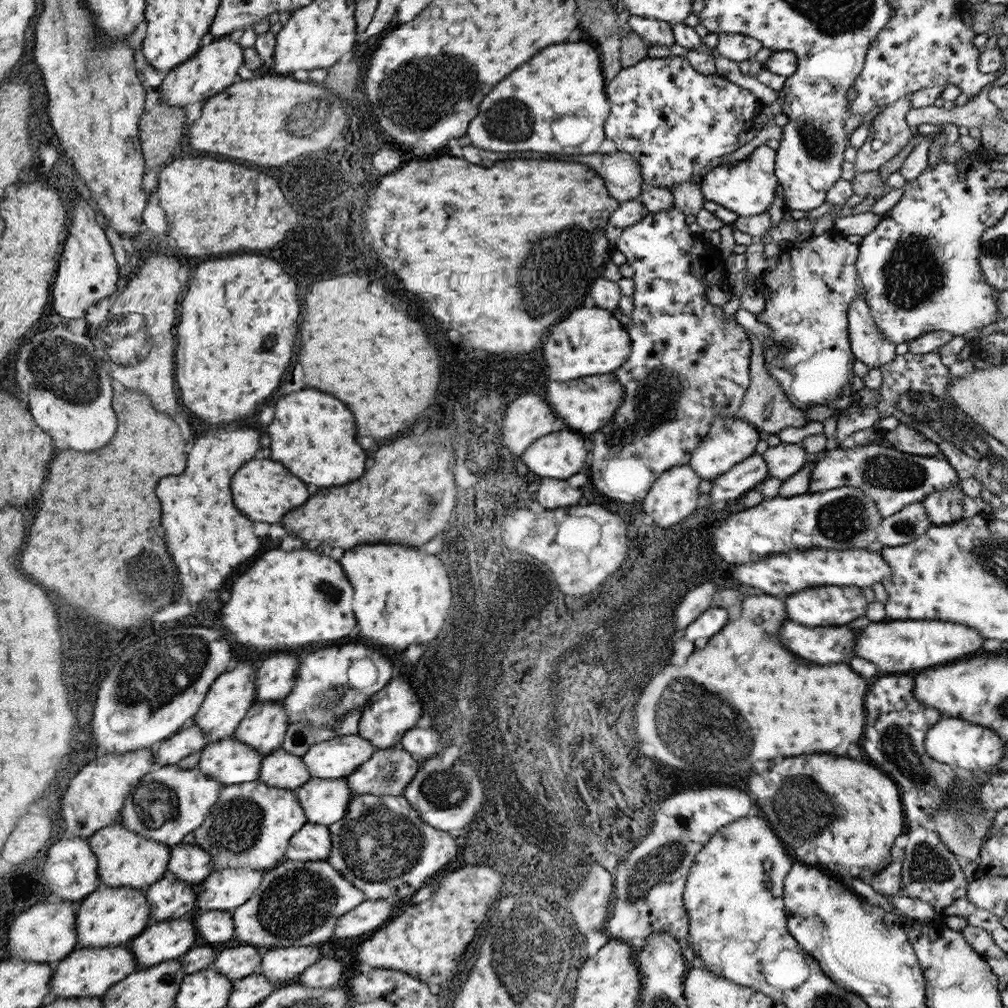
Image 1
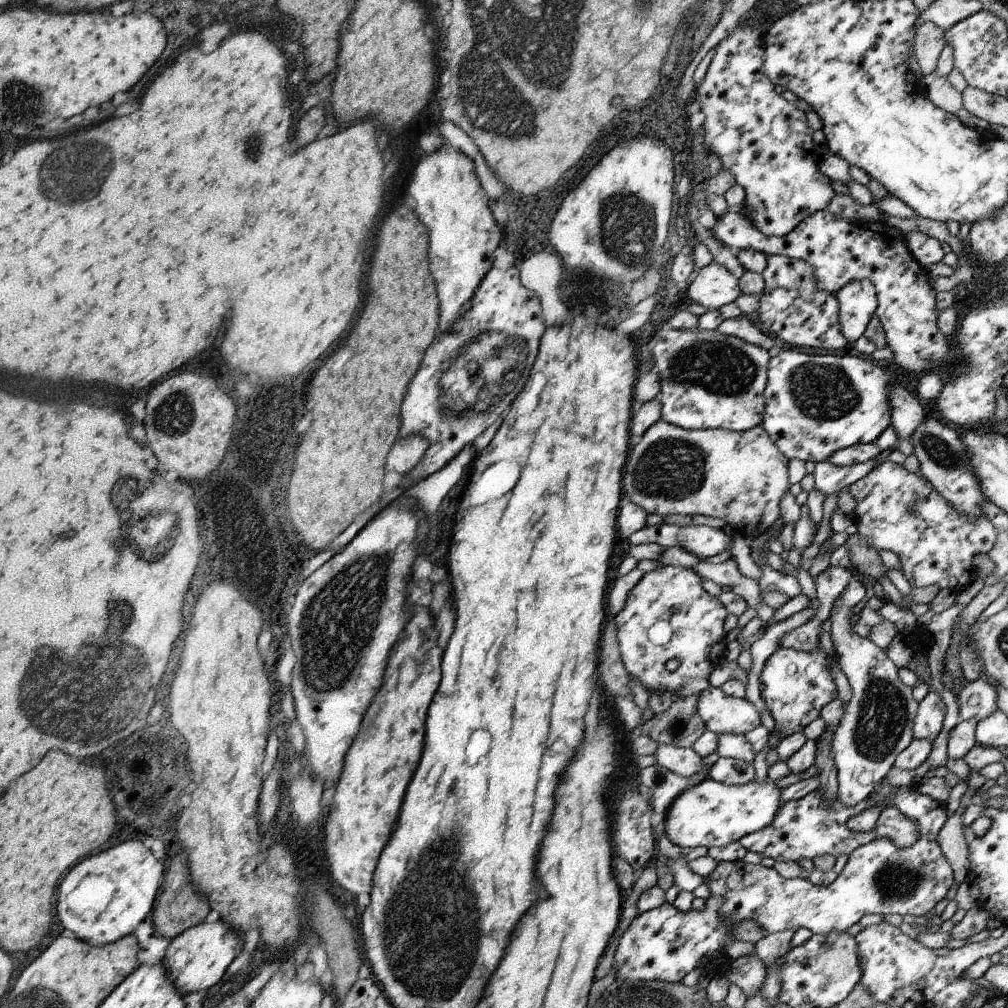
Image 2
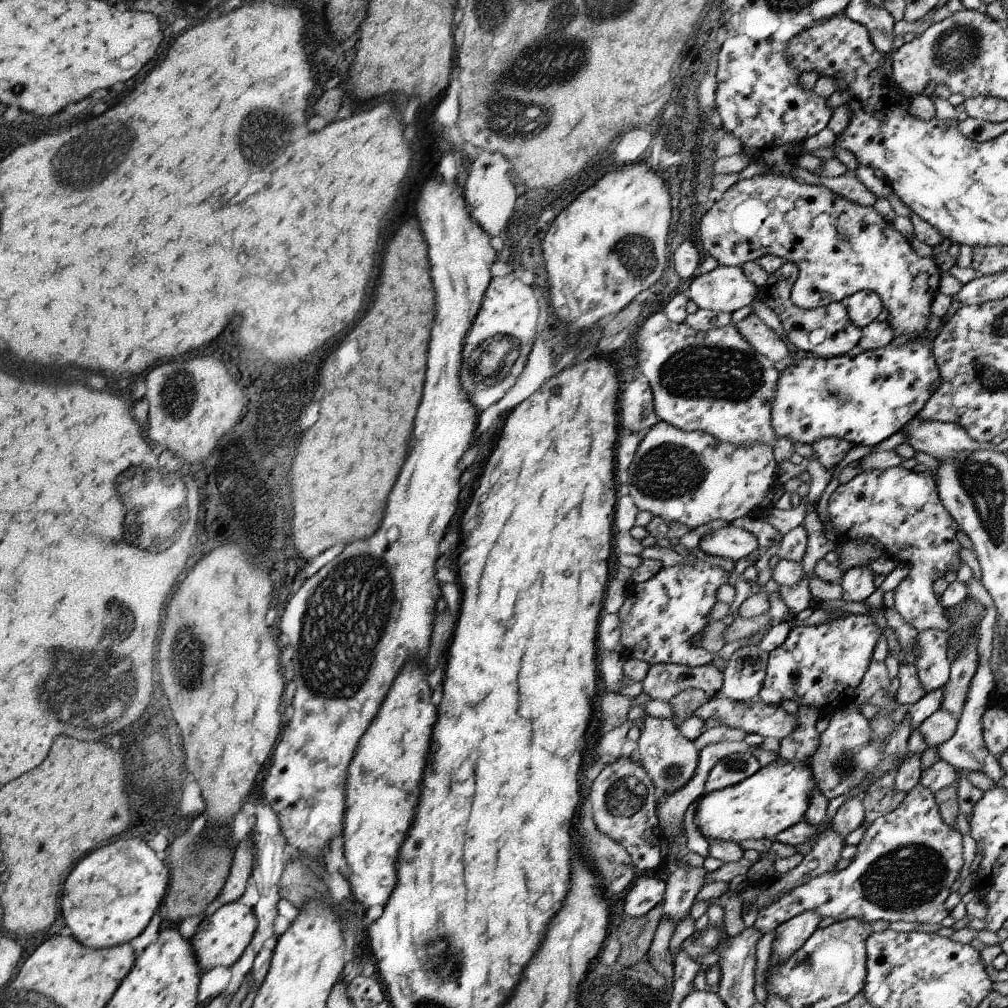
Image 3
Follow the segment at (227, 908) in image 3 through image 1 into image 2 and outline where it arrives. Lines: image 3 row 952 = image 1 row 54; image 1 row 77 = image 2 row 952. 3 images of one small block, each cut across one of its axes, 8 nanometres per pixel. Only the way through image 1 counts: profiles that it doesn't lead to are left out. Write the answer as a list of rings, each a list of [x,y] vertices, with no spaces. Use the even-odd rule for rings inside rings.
[[[219,918],[215,922],[207,920],[195,928],[181,932],[177,938],[169,940],[169,946],[165,948],[161,960],[165,960],[169,978],[173,980],[181,996],[187,996],[193,992],[209,990],[213,984],[217,984],[225,976],[225,970],[231,964],[231,960],[237,956],[239,948],[241,948],[239,932],[231,924],[221,922]]]

